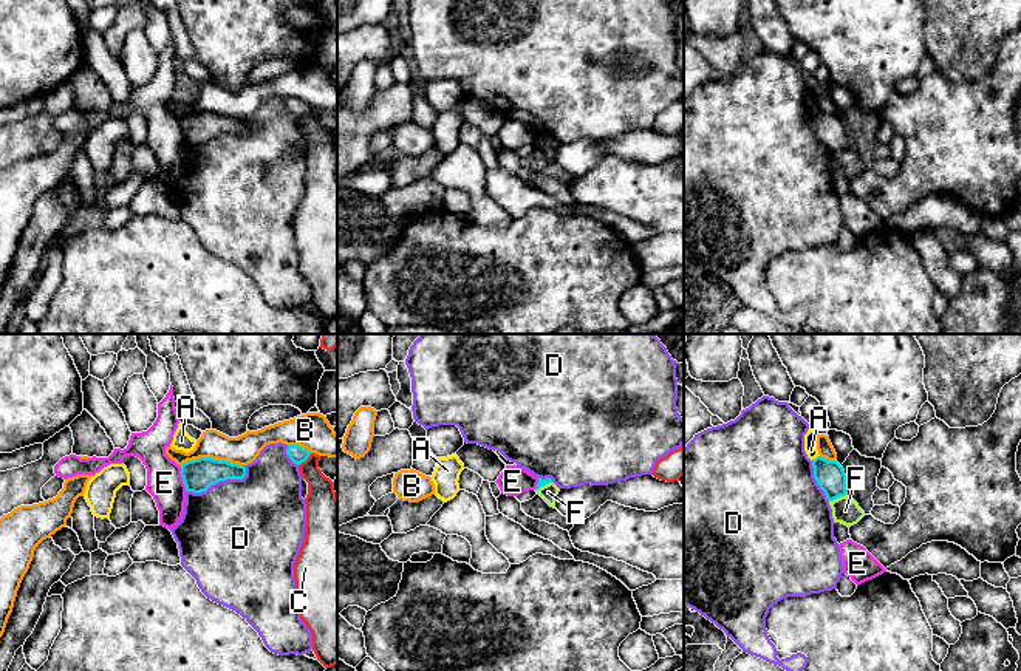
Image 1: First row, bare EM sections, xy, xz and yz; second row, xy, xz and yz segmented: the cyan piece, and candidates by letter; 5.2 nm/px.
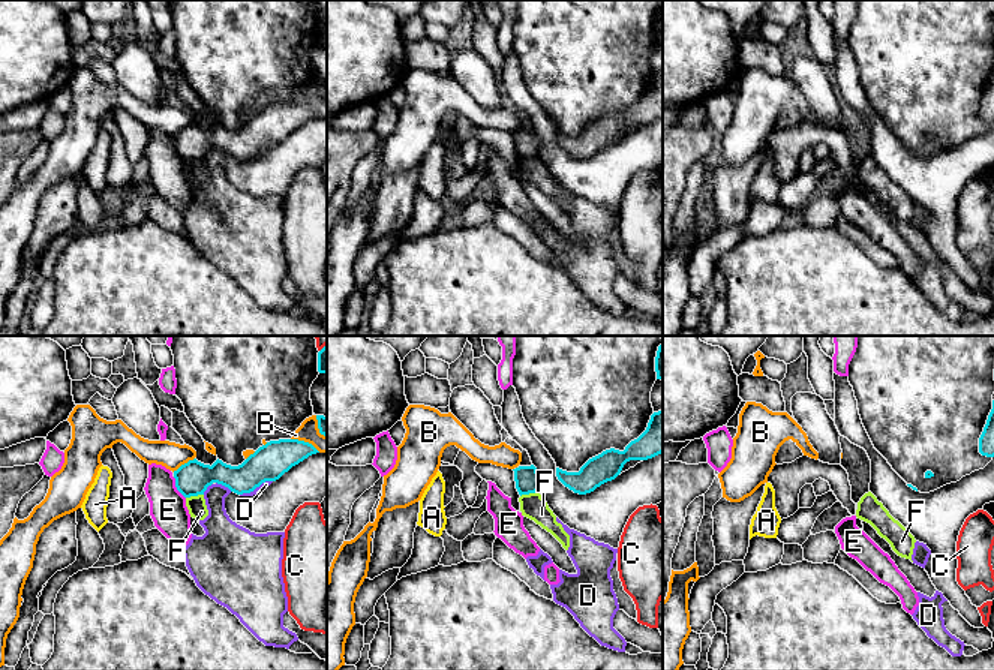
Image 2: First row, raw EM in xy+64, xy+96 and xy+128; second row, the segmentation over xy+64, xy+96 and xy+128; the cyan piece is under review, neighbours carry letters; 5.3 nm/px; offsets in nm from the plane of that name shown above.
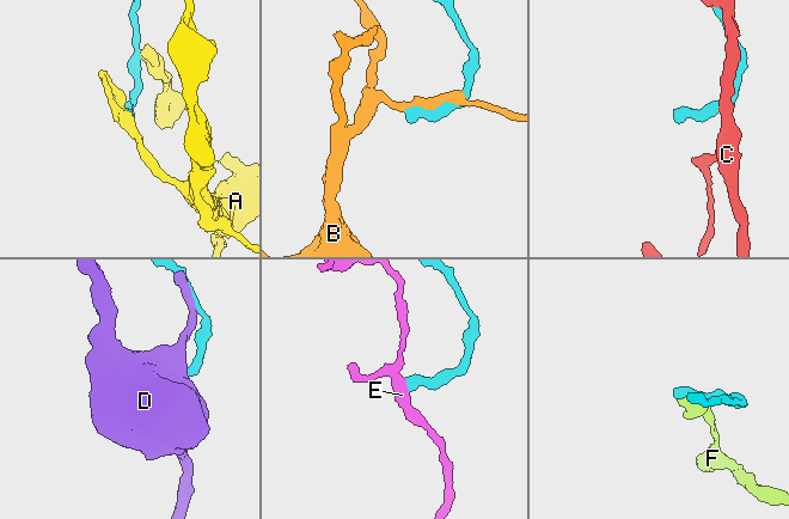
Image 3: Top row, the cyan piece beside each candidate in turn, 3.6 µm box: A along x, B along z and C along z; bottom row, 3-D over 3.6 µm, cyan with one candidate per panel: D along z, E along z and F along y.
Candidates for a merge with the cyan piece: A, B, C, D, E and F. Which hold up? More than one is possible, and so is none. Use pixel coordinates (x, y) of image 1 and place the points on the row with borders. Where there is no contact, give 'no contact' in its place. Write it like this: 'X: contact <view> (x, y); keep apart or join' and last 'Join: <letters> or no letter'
A: contact yz (816, 458); keep apart
B: contact xy (211, 458); keep apart
C: contact xy (305, 459); keep apart
D: contact xy (218, 481); keep apart
E: contact xy (183, 478); keep apart
F: contact yz (837, 497); keep apart
Join: no letter

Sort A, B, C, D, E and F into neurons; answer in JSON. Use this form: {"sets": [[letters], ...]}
{"sets": [["A"], ["B"], ["C"], ["D"], ["E"], ["F"]]}

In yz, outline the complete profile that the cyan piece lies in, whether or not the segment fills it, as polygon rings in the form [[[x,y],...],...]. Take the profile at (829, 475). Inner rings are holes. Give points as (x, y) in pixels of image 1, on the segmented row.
[[[821,456],[812,459],[814,478],[825,492],[828,501],[834,501],[846,493],[846,475],[837,461],[828,461]]]

